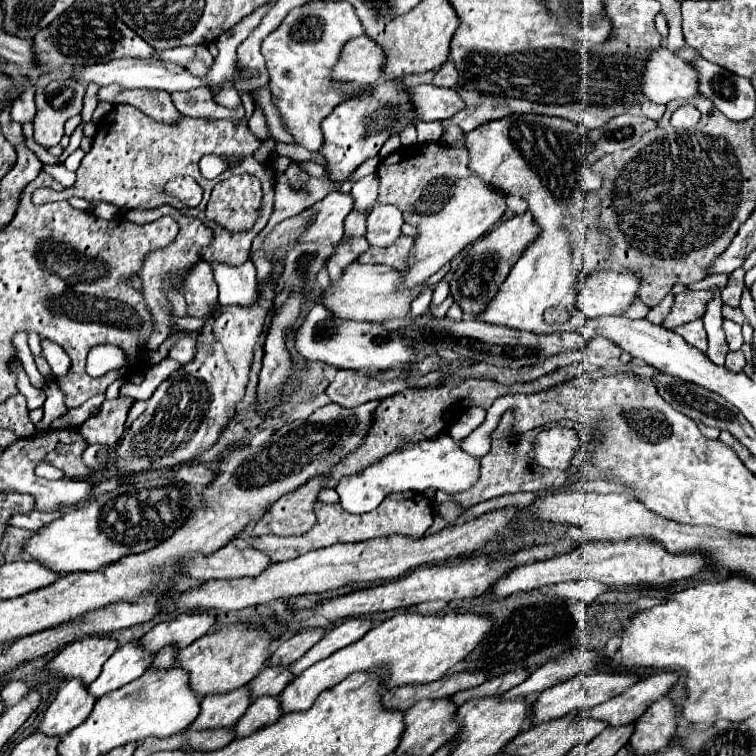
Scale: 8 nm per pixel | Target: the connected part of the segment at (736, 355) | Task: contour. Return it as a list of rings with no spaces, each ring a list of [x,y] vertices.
[[[729,351],[725,365],[727,365],[729,371],[739,373],[743,369],[743,365],[745,365],[745,353],[743,351]]]

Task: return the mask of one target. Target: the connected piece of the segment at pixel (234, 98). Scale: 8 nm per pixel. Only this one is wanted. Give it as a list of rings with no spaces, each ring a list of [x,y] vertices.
[[[229,85],[225,89],[221,89],[219,93],[215,93],[213,101],[219,103],[219,105],[223,105],[223,107],[231,107],[231,109],[237,107],[237,105],[241,105],[241,99],[239,99],[237,91],[233,87],[229,87]]]

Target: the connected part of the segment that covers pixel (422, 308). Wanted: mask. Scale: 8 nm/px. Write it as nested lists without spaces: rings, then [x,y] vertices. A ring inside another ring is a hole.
[[[423,289],[423,293],[419,293],[419,297],[411,303],[411,317],[423,315],[423,313],[429,309],[429,303],[431,303],[431,293],[433,293],[433,289]]]

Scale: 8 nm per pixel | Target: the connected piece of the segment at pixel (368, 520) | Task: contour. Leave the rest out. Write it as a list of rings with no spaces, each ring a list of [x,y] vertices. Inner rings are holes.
[[[411,491],[387,495],[383,499],[383,503],[375,511],[369,511],[369,513],[363,513],[363,515],[351,515],[339,503],[329,505],[329,503],[317,501],[315,503],[315,515],[317,515],[315,525],[303,535],[289,535],[289,537],[261,535],[261,537],[251,537],[247,533],[247,529],[245,529],[245,531],[237,533],[235,539],[247,541],[251,547],[267,553],[267,557],[271,557],[273,563],[279,563],[279,561],[295,559],[299,555],[305,555],[309,551],[321,549],[321,547],[335,545],[335,543],[359,543],[359,541],[369,541],[369,539],[375,539],[375,537],[387,537],[387,535],[395,535],[395,533],[411,537],[411,539],[421,539],[425,535],[425,531],[431,527],[433,517],[435,517],[431,501],[423,493],[419,493],[419,499],[417,499],[417,493],[411,493]]]

